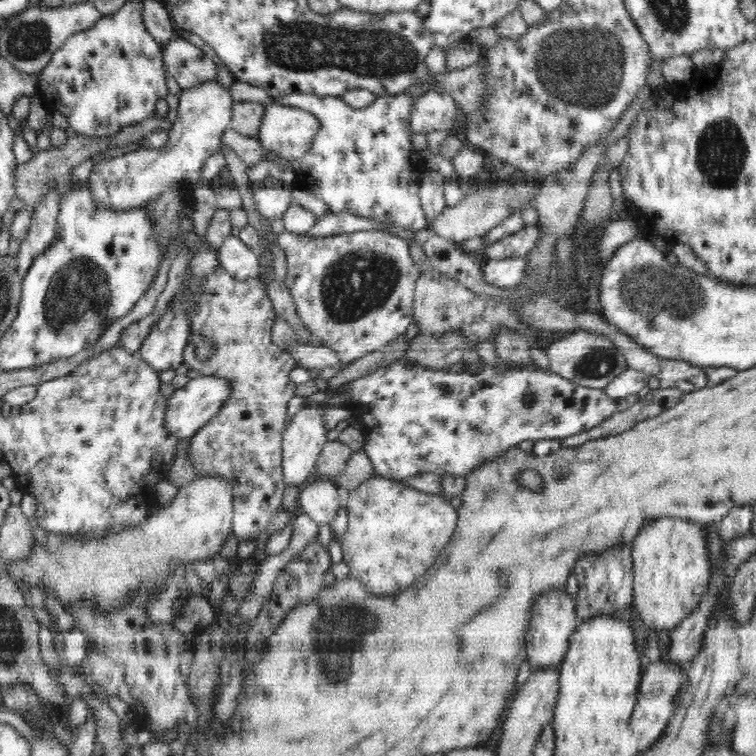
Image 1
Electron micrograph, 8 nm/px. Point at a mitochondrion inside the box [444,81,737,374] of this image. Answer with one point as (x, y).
(656, 297)

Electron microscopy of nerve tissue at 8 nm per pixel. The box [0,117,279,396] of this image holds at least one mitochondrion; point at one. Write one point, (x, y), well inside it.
(79, 297)

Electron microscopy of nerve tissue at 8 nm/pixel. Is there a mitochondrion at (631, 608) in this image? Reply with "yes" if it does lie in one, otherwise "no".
no

